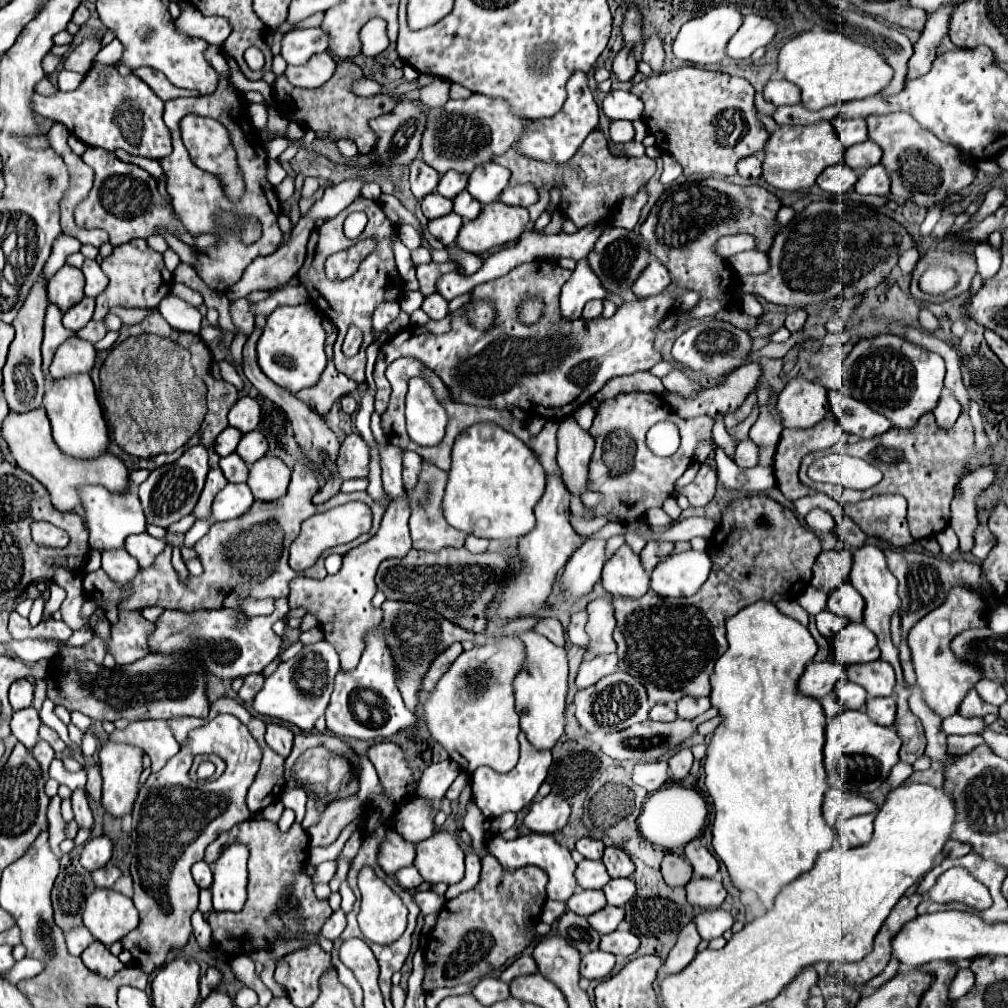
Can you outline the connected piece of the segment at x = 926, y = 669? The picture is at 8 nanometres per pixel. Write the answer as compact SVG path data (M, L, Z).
M954 586L948 592L946 602L940 608L926 614L908 634L908 646L912 650L912 662L914 662L918 686L922 688L928 706L942 718L956 714L968 690L972 690L974 684L984 678L984 674L980 674L976 666L968 666L968 662L956 662L956 656L952 654L950 648L950 642L956 634L978 626L988 626L988 606L984 598L976 590Z

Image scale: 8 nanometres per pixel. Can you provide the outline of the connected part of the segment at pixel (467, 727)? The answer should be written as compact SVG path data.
M516 636L506 638L488 638L486 644L478 644L468 652L462 652L444 678L436 684L436 690L430 694L430 700L424 704L424 722L434 740L438 740L448 756L458 762L458 766L472 774L478 766L490 766L496 772L510 772L518 762L518 714L514 710L514 692L512 680L524 668L524 644Z

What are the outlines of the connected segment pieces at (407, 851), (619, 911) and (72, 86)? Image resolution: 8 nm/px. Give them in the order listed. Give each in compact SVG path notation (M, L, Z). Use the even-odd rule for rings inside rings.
M392 830L392 834L388 834L388 838L384 838L384 842L380 844L378 864L386 874L394 874L396 870L404 866L412 866L414 864L414 844L406 842L402 836L398 836Z
M606 906L606 908L590 914L586 920L598 934L608 934L608 932L614 932L618 928L618 924L624 920L624 908Z
M60 70L58 74L58 90L60 92L68 92L68 90L76 90L80 86L80 82L84 80L82 74L76 72L68 72L68 70Z

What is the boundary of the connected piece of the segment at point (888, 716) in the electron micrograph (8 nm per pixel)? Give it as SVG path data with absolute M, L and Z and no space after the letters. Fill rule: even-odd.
M892 696L888 698L868 698L866 702L866 714L872 718L872 722L880 726L892 726L896 718L896 702Z

